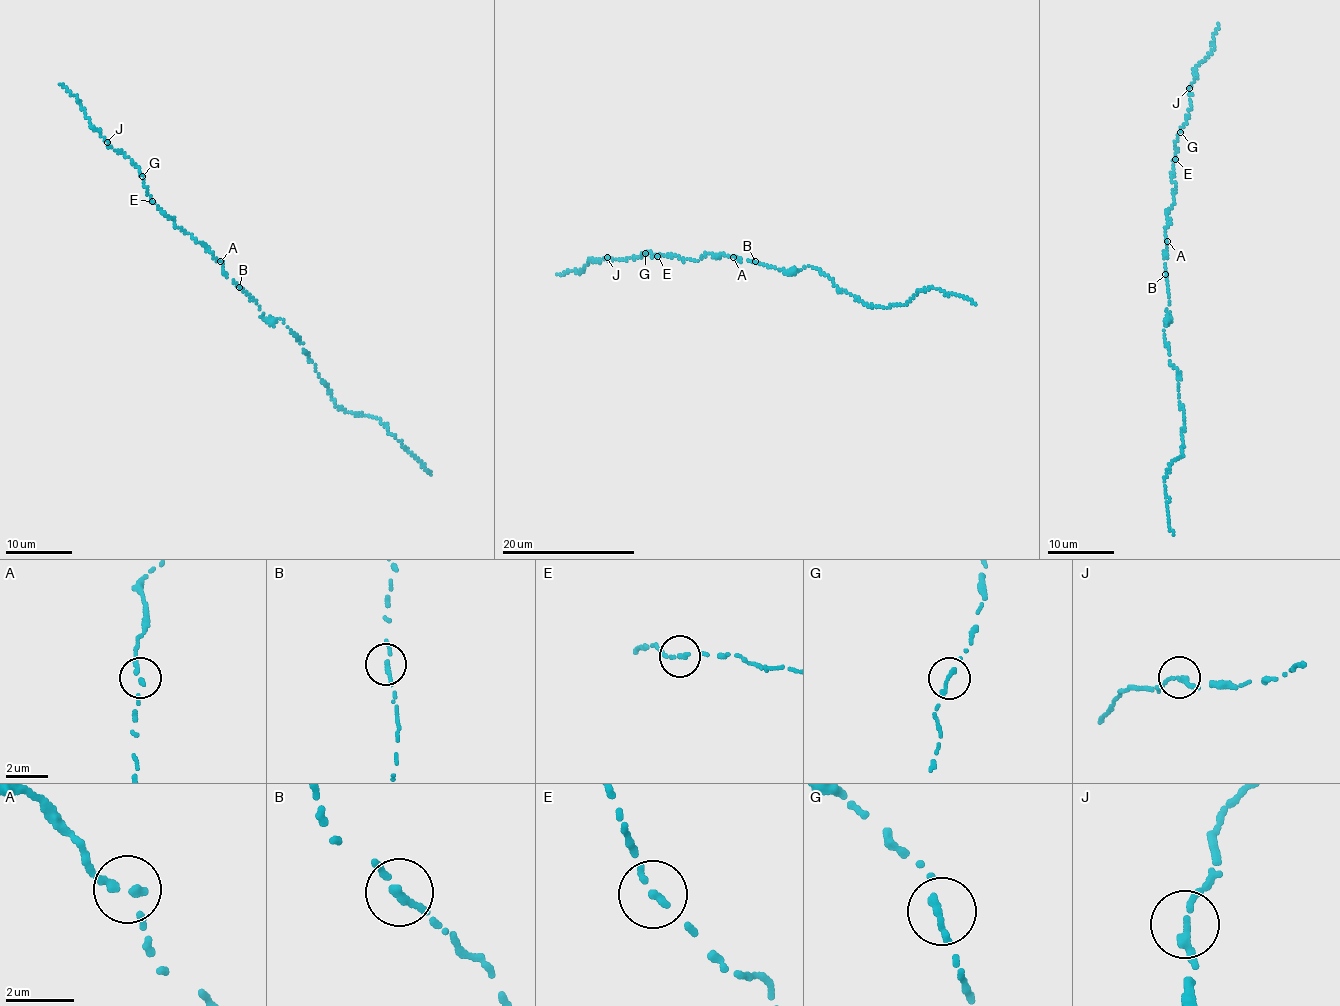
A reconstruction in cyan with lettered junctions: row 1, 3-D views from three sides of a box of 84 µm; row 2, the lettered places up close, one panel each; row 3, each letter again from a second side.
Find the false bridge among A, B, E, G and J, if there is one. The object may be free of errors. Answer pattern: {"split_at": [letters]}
{"split_at": []}

